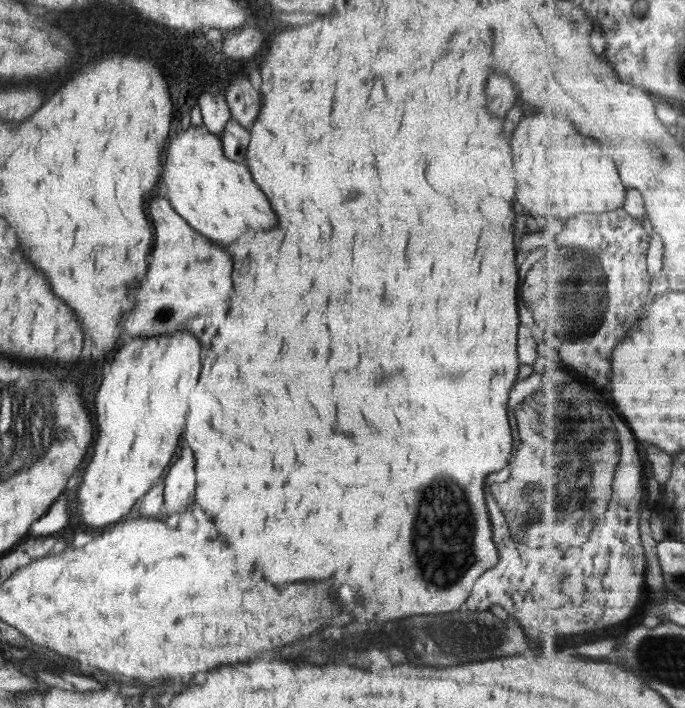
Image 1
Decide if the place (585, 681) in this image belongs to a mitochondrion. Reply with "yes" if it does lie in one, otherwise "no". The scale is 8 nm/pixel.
no

